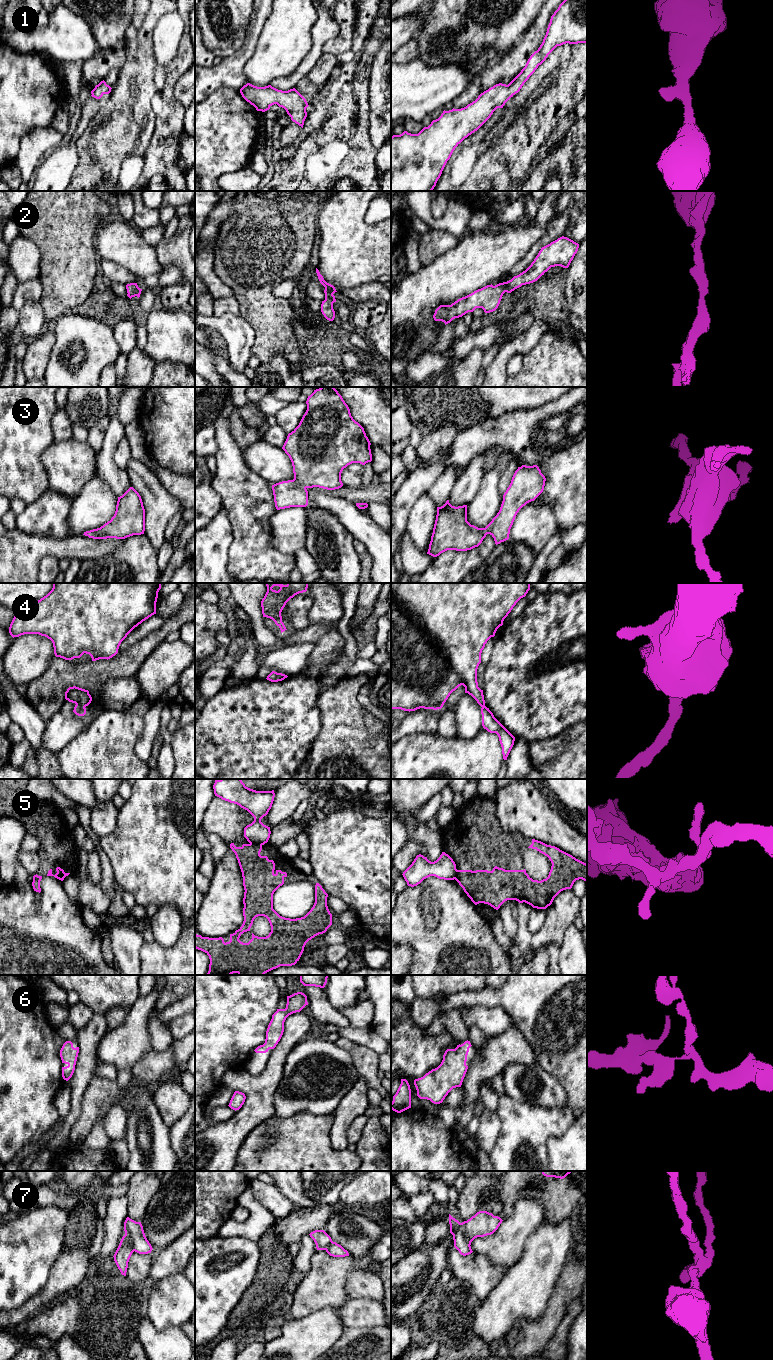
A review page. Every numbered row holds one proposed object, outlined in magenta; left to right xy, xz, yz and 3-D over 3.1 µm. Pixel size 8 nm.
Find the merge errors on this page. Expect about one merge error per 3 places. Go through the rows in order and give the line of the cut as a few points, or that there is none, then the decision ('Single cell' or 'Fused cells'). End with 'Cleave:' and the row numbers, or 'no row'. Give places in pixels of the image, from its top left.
1: No split. Single cell
2: No split. Single cell
3: No split. Single cell
4: No split. Single cell
5: Split along xz (250, 842), (261, 845). Fused cells
6: No split. Single cell
7: Split along yz (460, 1223), (465, 1237), (470, 1244). Fused cells
Cleave: 5, 7

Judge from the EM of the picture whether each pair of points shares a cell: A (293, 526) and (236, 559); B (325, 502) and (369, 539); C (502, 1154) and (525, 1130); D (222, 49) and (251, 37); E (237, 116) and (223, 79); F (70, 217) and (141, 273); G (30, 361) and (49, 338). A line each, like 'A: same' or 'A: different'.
A: different
B: same
C: same
D: different
E: different
F: different
G: same

